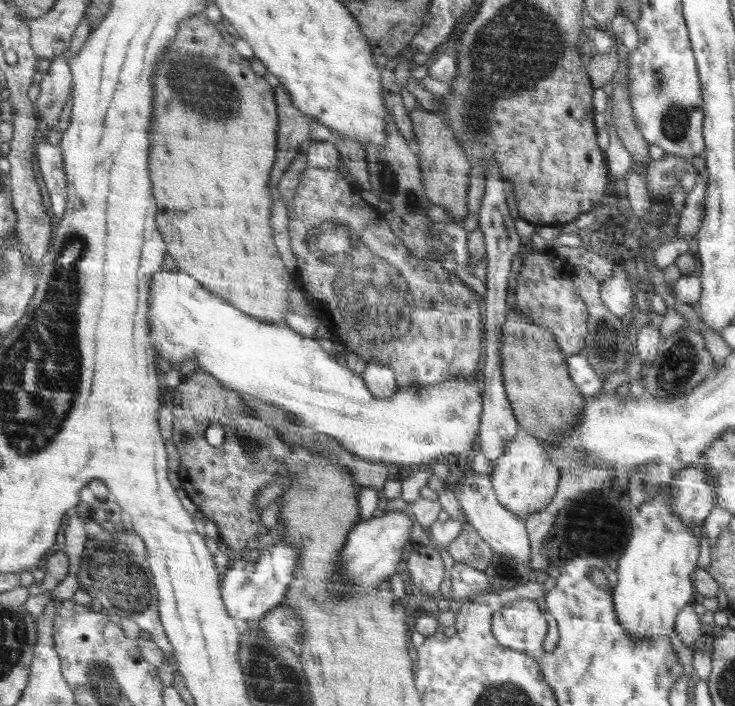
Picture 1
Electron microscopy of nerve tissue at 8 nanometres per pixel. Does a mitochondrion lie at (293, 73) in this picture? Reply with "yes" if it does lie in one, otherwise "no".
no

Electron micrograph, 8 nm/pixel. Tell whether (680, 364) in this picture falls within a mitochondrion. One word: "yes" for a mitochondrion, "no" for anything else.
yes

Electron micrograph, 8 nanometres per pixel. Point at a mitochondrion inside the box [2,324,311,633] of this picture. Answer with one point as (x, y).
(109, 572)

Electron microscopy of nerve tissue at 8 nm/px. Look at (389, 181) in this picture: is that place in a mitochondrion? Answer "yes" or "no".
yes

